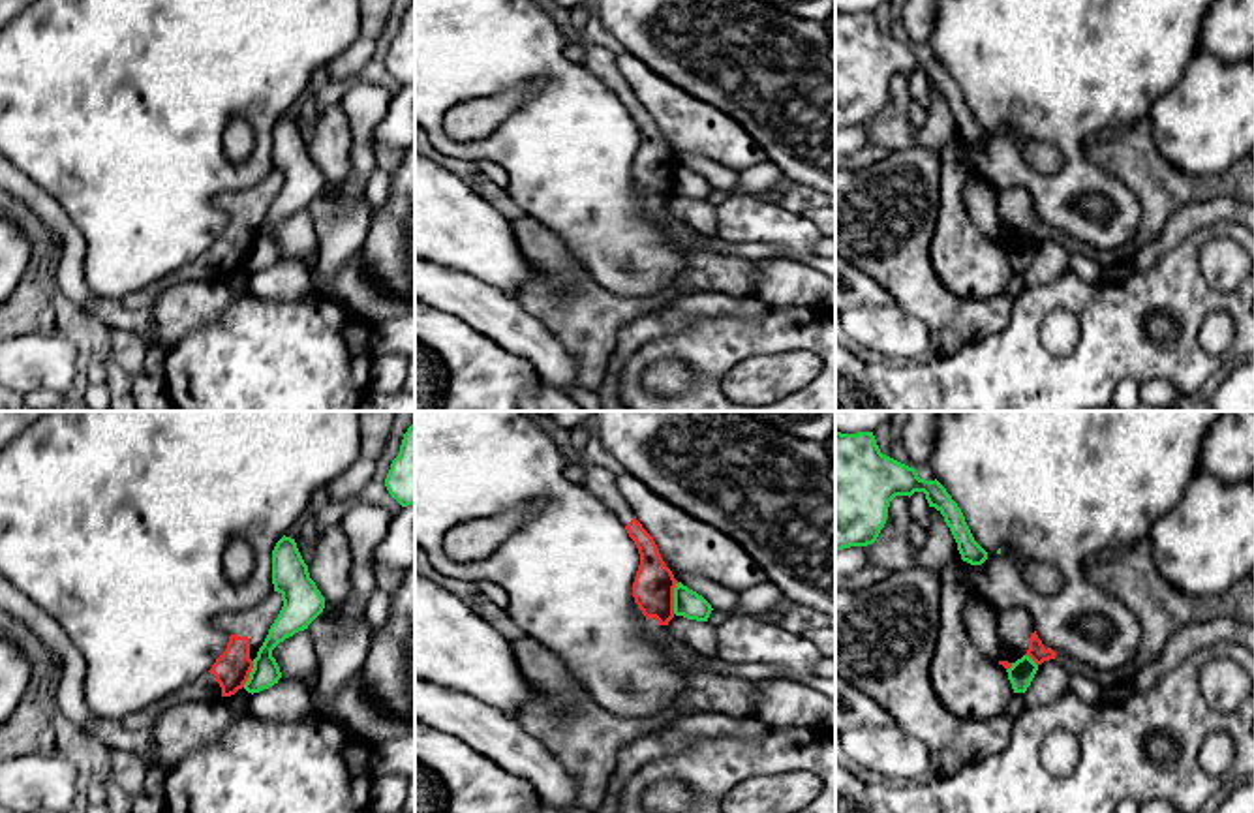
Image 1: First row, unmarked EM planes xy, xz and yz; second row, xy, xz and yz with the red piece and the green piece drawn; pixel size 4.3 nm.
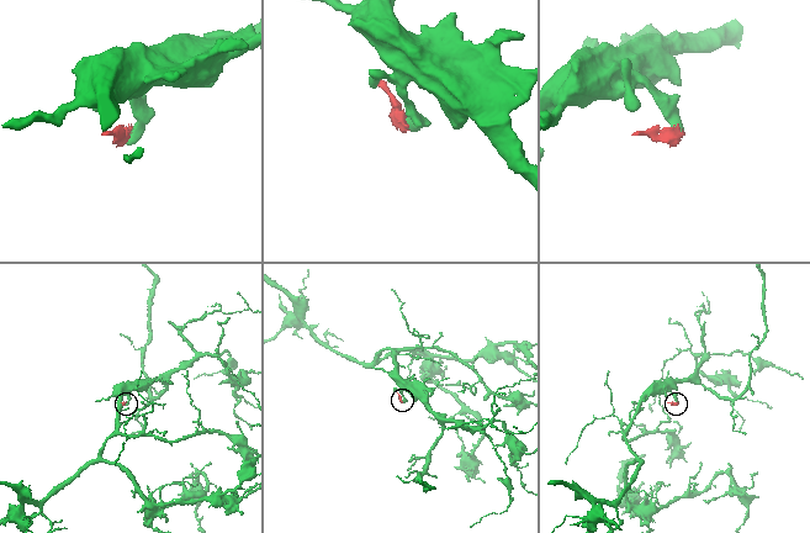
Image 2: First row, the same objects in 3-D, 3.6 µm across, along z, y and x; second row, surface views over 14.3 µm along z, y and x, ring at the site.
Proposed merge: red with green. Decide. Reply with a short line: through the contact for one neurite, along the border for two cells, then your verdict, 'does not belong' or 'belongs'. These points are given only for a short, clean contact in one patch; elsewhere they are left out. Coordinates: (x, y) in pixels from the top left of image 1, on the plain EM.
xz (678, 162), (672, 192) | does not belong

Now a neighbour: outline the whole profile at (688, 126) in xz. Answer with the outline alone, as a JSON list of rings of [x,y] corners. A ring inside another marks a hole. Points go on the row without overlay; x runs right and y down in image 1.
[[[623,54],[618,71],[653,116],[676,160],[702,156],[736,173],[768,160],[734,118],[663,81],[648,66]]]

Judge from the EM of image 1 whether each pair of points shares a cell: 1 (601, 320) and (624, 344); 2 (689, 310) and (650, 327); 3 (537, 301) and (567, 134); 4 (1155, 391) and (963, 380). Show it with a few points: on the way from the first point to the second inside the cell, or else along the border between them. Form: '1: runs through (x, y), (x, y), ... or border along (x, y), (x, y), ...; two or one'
1: border along (654, 312), (635, 316), (618, 331), (605, 380); two
2: runs through (680, 312), (659, 323); one
3: border along (526, 213), (543, 222), (581, 261); two
4: border along (1140, 382), (1170, 380), (1181, 391); two

